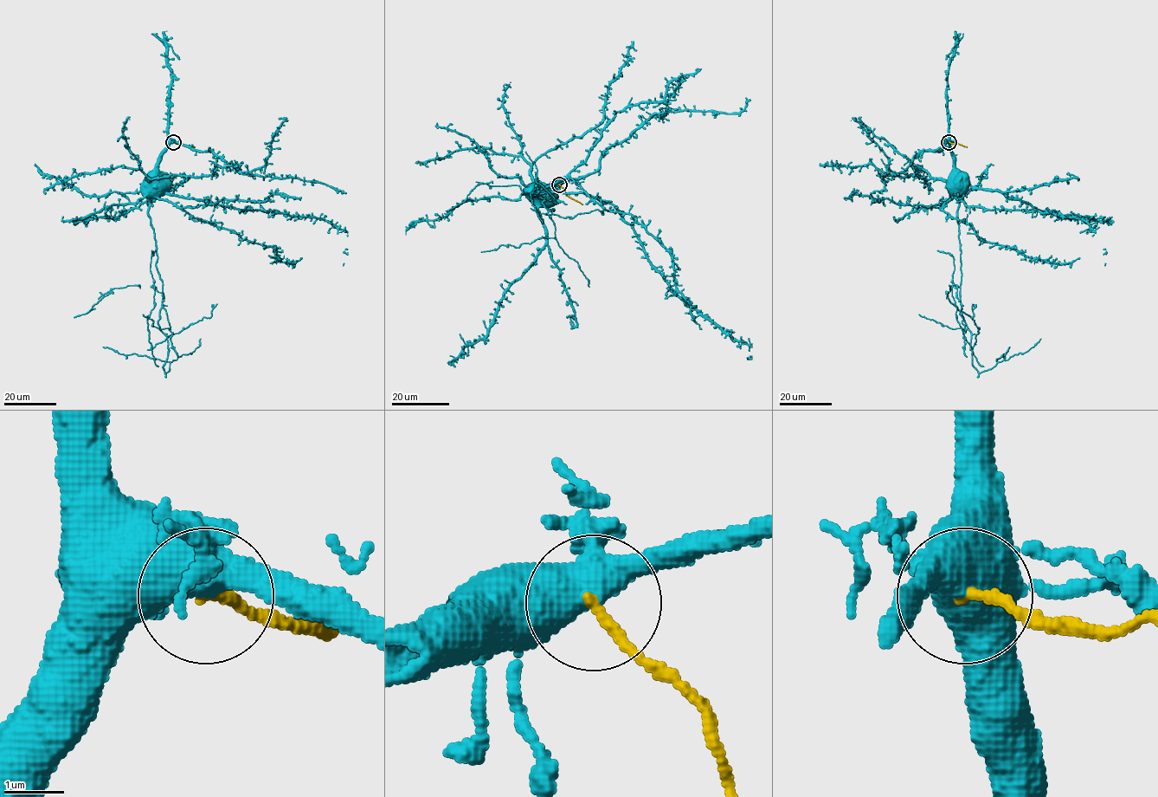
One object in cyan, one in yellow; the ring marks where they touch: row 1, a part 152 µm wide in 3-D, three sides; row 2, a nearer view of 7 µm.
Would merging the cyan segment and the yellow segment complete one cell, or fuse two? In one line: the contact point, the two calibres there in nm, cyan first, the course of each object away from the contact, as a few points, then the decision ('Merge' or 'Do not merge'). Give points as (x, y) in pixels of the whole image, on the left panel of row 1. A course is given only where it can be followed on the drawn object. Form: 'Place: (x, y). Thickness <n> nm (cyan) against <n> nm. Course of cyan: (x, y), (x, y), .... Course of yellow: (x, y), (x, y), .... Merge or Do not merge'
Place: (173, 142). Thickness 420 nm (cyan) against 170 nm. Course of cyan: (173, 142), (162, 154), (153, 191). Course of yellow: (173, 142), (194, 147). Do not merge

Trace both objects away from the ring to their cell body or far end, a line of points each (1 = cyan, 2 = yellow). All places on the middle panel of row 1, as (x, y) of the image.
1: (559, 184), (543, 191), (539, 198), (537, 191)
2: (559, 184), (567, 194), (582, 204)

